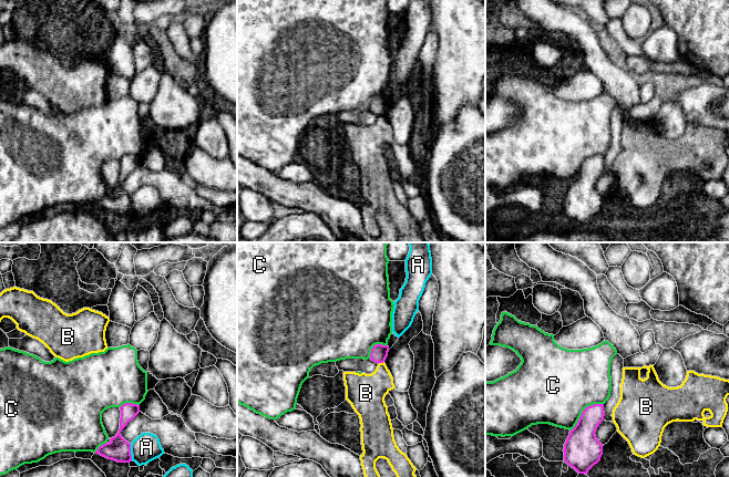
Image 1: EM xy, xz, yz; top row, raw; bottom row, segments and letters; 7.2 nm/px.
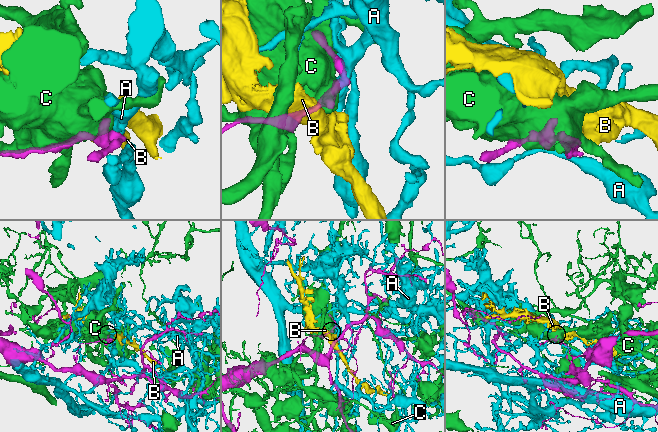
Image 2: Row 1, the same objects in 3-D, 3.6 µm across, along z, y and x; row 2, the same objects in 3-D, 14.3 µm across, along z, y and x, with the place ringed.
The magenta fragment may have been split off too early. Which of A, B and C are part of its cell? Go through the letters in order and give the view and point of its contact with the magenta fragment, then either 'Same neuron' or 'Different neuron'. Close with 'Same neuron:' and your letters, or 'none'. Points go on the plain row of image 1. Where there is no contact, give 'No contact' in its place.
A: Touches magenta at xy (130, 204). Different neuron
B: Touches magenta at xz (380, 114). Different neuron
C: Touches magenta at yz (583, 163). Different neuron
Same neuron: none

